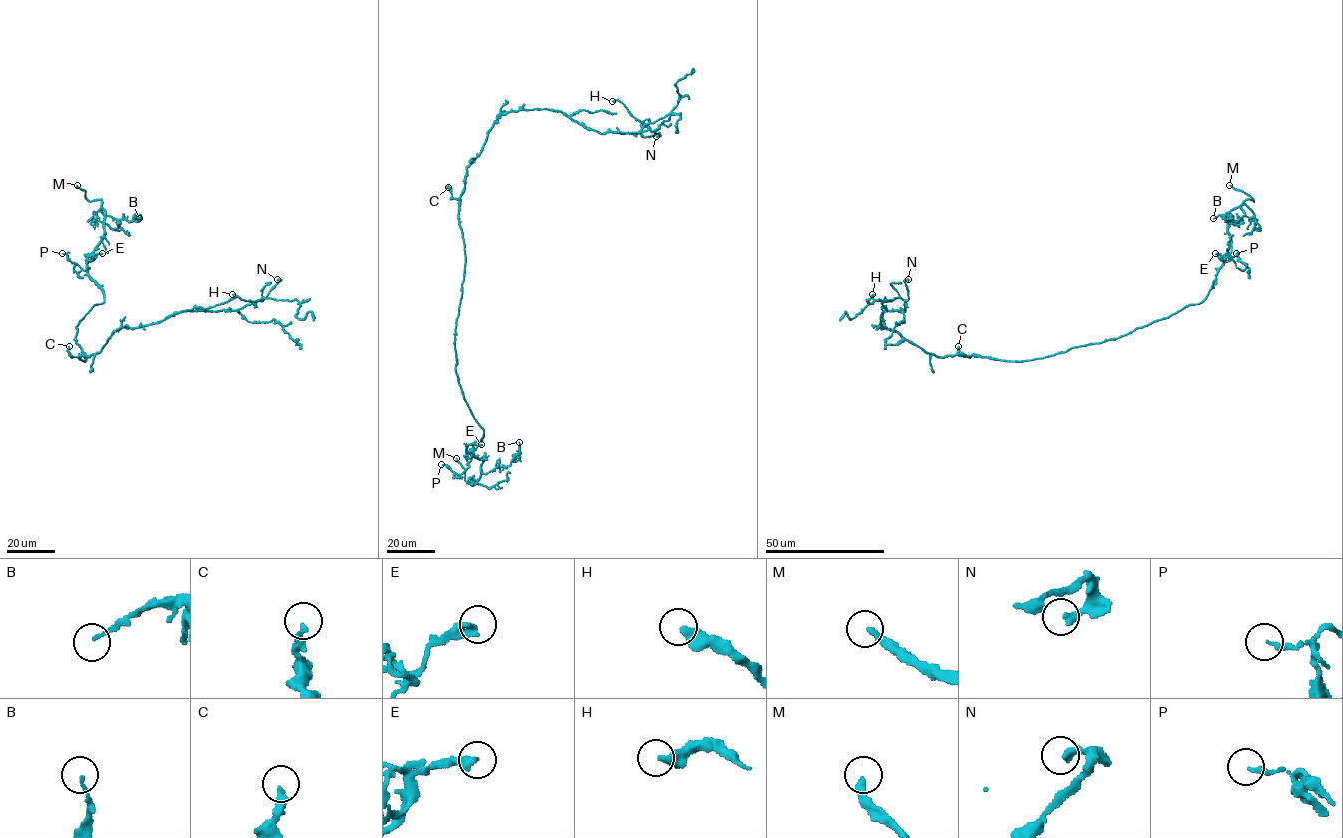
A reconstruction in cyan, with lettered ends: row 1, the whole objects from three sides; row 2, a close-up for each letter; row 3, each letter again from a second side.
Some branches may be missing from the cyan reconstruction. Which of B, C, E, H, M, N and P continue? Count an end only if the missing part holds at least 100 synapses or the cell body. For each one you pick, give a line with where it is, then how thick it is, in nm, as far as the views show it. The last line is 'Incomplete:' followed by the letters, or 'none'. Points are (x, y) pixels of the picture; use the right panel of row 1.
M: (1229, 185) | 280 nm
Incomplete: M

